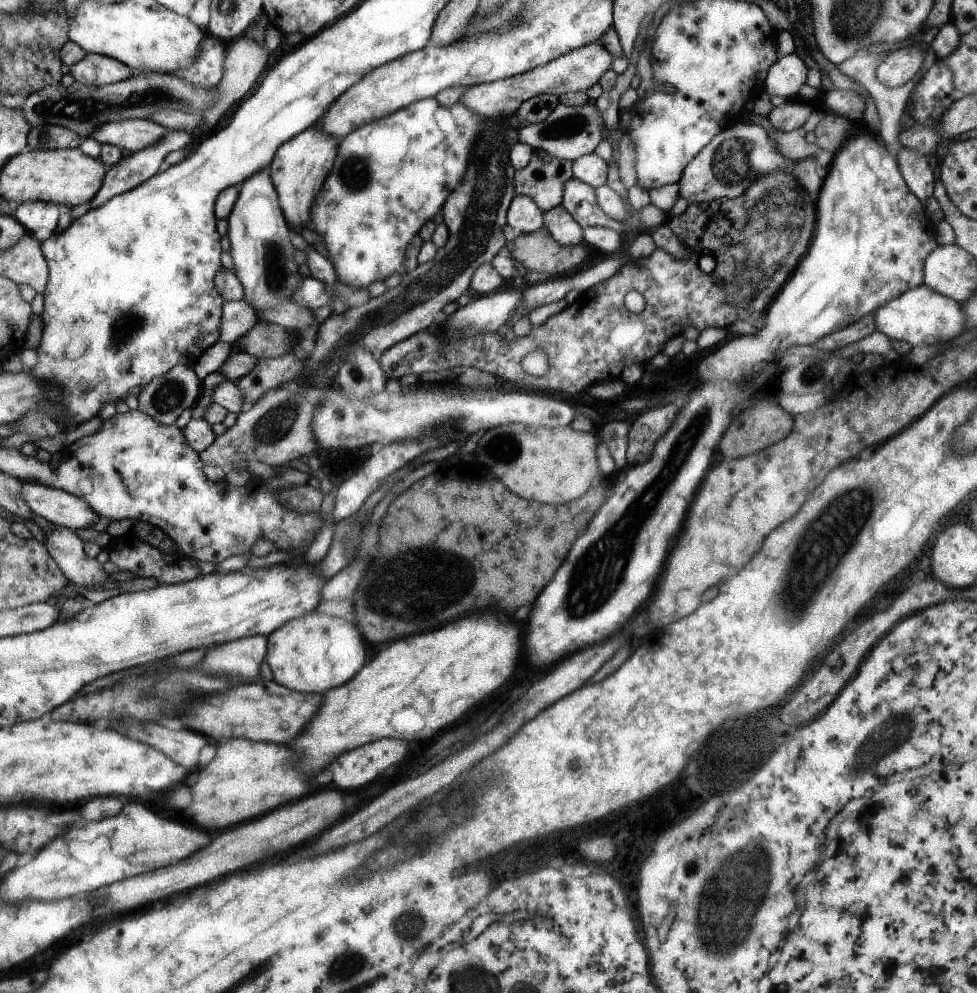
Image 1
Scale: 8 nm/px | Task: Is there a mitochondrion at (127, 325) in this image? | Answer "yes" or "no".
yes

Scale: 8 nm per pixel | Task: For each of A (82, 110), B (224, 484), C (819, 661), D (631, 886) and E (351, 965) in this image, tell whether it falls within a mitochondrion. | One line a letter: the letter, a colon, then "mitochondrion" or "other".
A: mitochondrion
B: other
C: other
D: other
E: mitochondrion

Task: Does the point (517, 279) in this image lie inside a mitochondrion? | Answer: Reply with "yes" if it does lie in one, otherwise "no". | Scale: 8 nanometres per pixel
no

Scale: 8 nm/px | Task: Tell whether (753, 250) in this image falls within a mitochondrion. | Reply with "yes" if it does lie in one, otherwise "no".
yes

